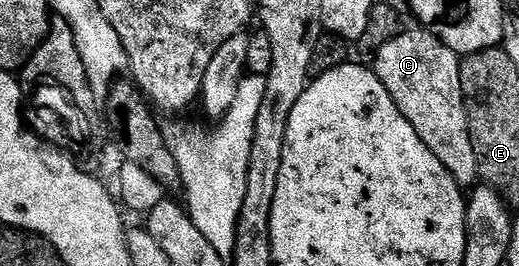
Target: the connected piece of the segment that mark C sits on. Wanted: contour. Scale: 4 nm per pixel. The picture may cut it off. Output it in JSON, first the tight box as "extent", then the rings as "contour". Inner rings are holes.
{"extent":[374,28,478,188],"contour":[[[423,28],[405,29],[386,48],[376,53],[374,69],[378,80],[390,92],[394,104],[410,120],[414,132],[422,136],[422,144],[442,160],[446,172],[462,188],[477,185],[478,156],[474,156],[474,144],[468,127],[468,113],[460,79],[461,55],[455,54],[440,38]]]}

